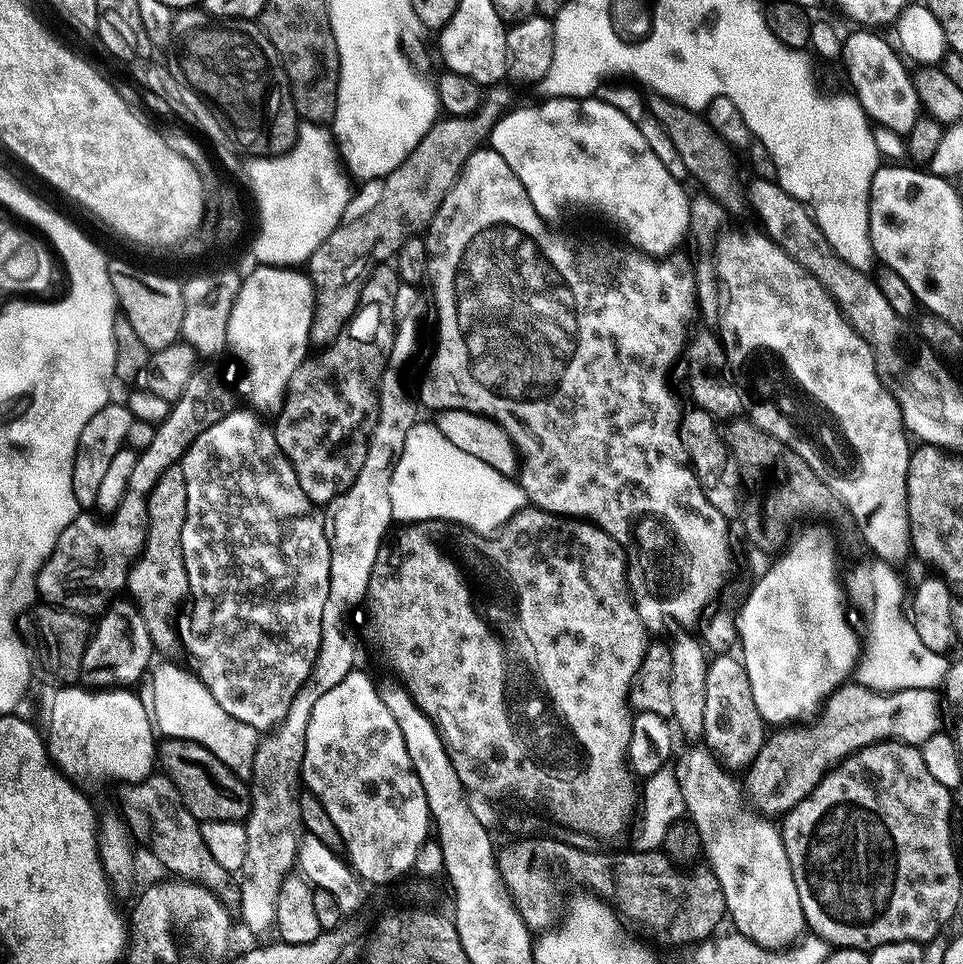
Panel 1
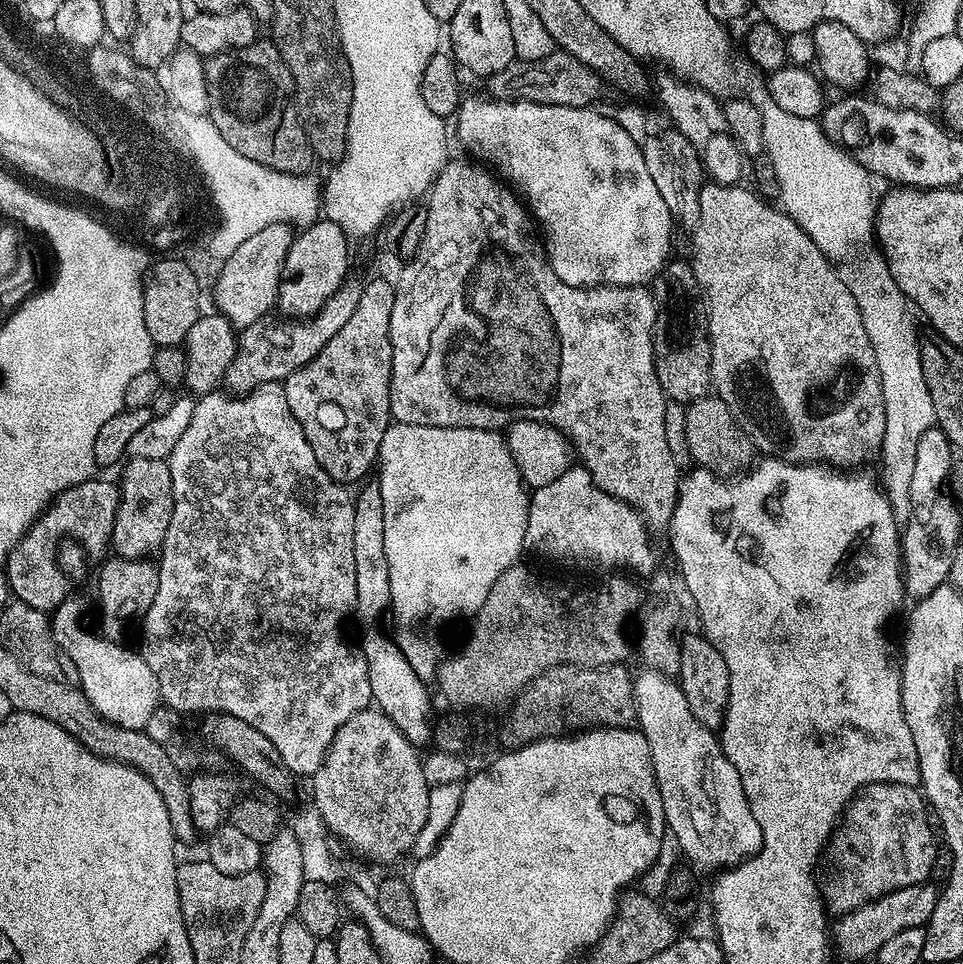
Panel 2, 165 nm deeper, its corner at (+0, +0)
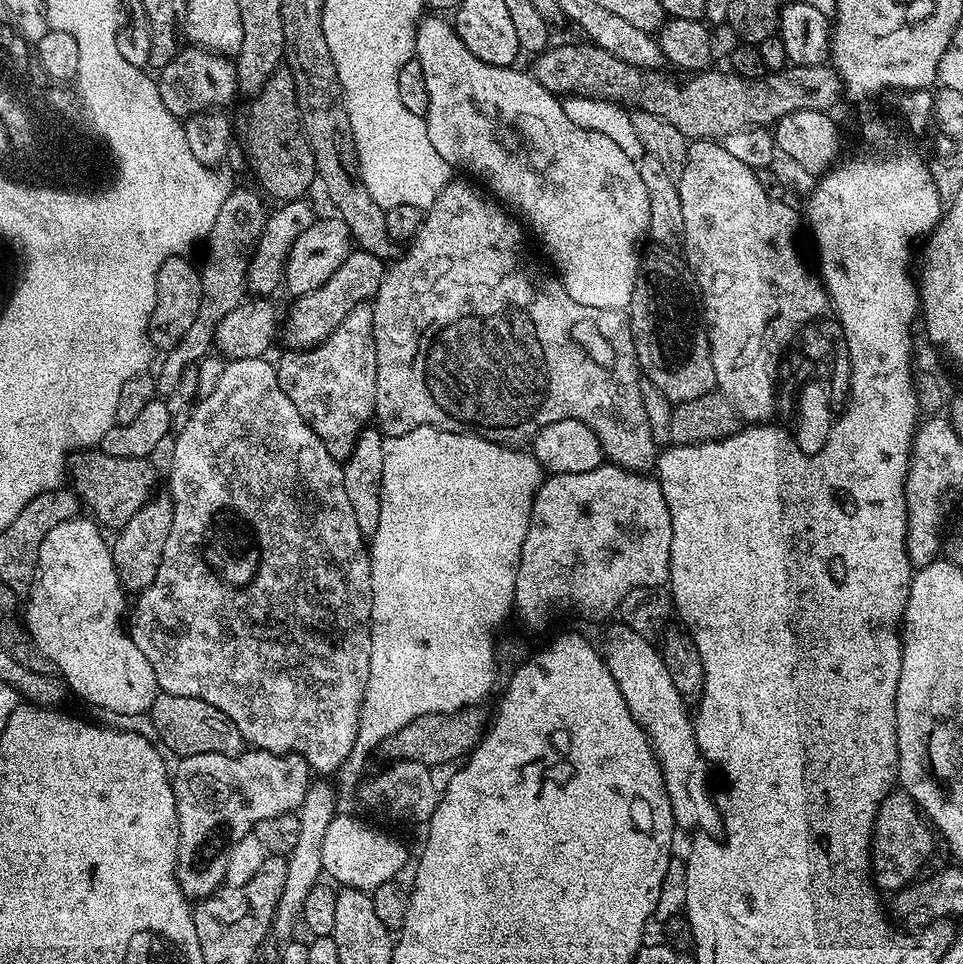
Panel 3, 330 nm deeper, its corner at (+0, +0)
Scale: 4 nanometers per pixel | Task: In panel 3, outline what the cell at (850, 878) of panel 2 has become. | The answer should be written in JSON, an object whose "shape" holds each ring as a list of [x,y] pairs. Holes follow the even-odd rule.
{"shape":[[[893,790],[880,803],[876,820],[872,823],[872,847],[870,849],[870,872],[877,889],[907,888],[917,879],[919,867],[933,855],[934,832],[916,806],[912,796],[903,790]]]}

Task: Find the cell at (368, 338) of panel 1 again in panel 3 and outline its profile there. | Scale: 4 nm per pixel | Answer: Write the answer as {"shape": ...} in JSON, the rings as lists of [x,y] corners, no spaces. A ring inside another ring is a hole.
{"shape":[[[365,302],[354,306],[354,310],[342,318],[342,326],[315,348],[285,353],[276,364],[276,377],[282,390],[286,390],[286,398],[294,402],[298,414],[302,414],[314,434],[322,438],[334,459],[345,462],[350,458],[360,433],[369,427],[376,414],[378,362],[372,304]]]}

